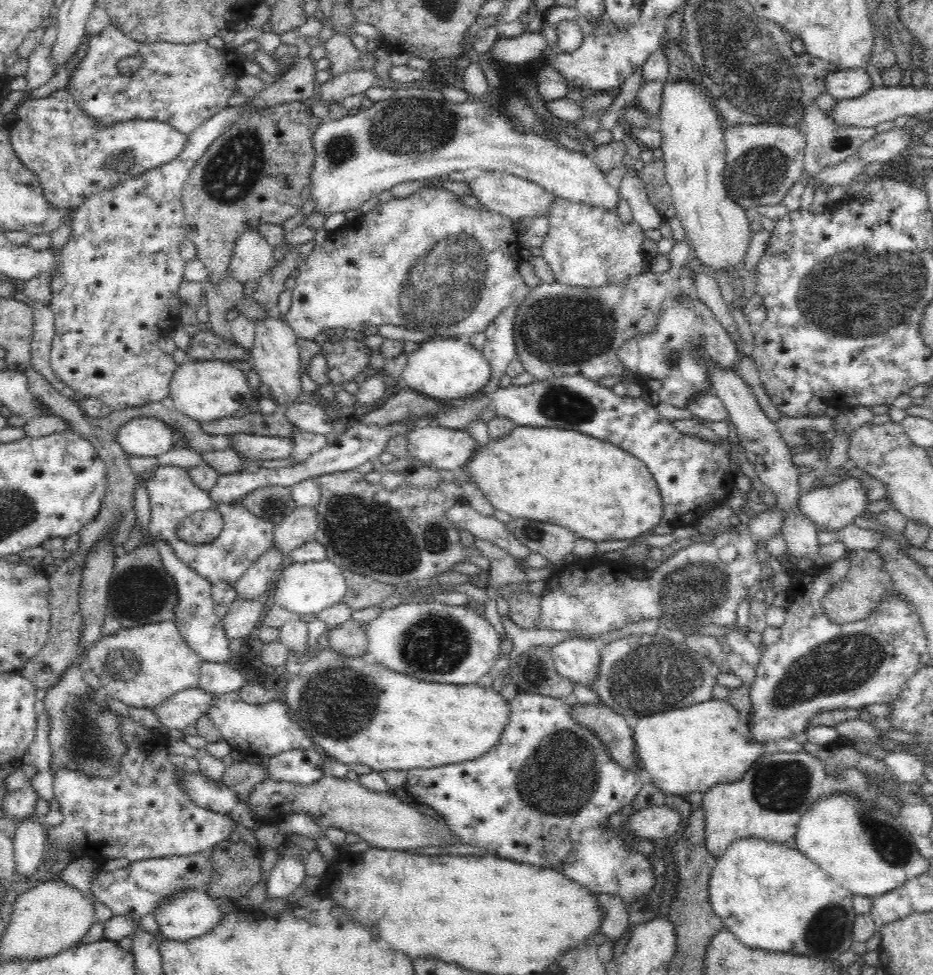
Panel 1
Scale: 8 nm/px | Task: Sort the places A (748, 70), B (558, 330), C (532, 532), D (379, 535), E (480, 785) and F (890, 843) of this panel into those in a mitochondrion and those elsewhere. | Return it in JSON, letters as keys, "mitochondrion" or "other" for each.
{"A":"mitochondrion","B":"mitochondrion","C":"mitochondrion","D":"mitochondrion","E":"other","F":"mitochondrion"}

